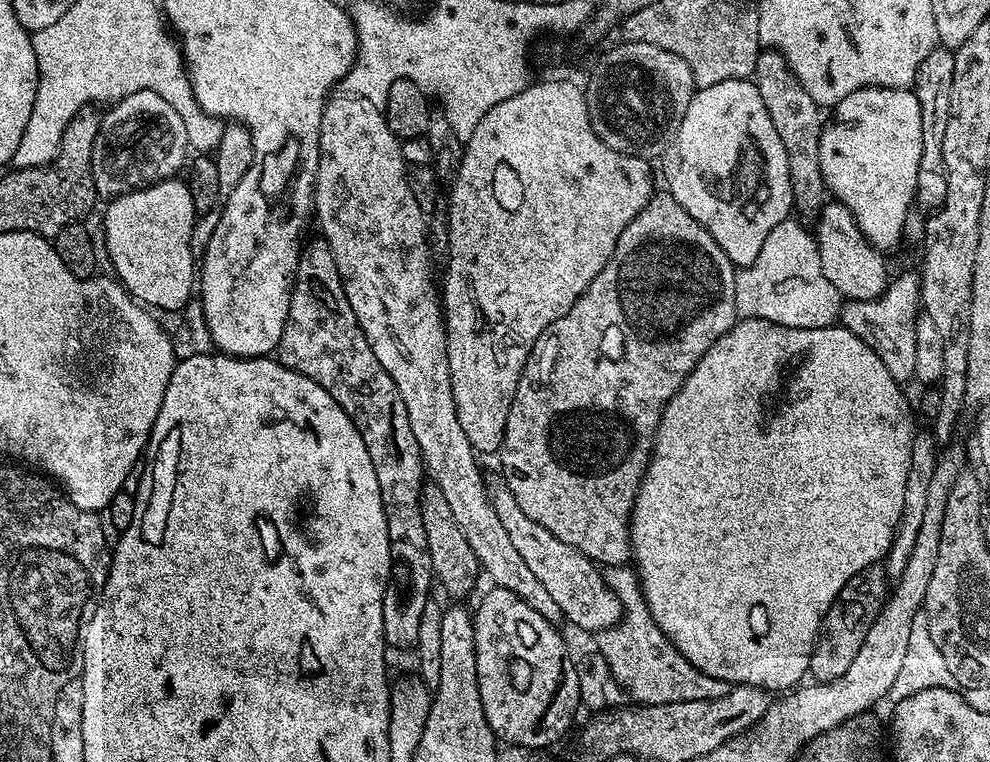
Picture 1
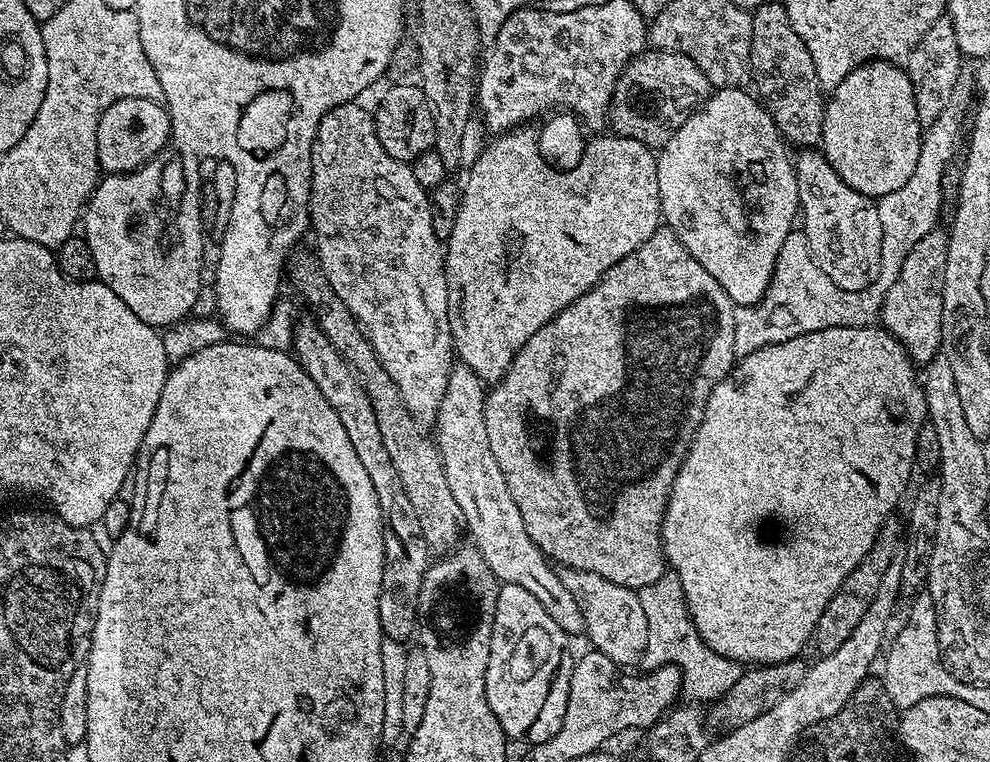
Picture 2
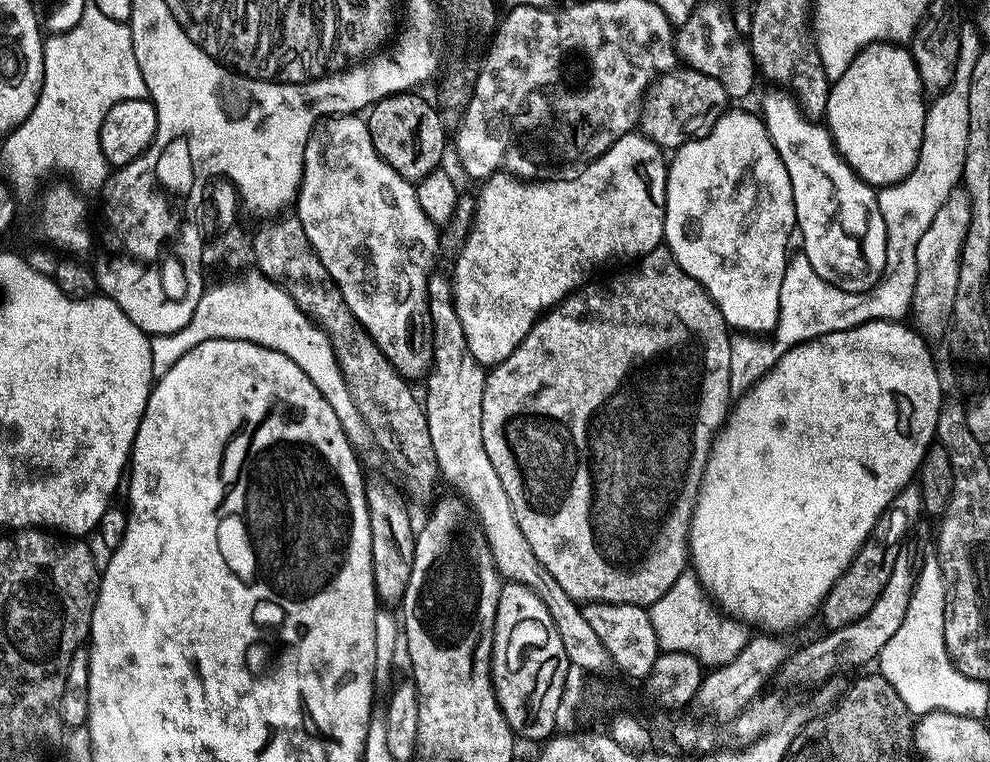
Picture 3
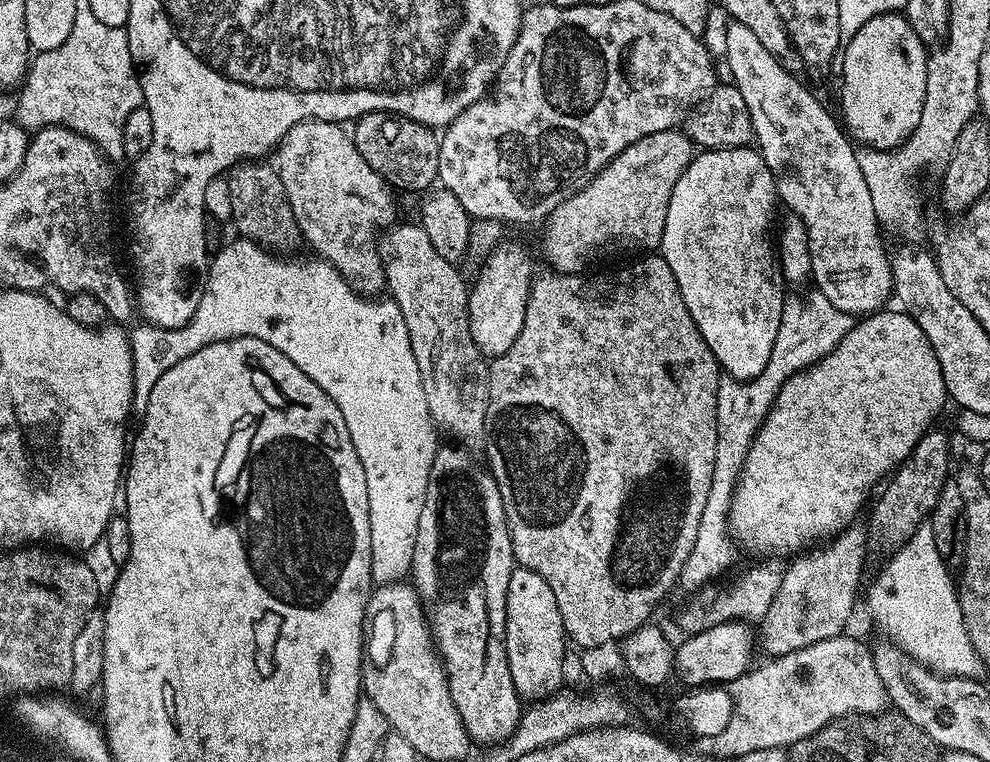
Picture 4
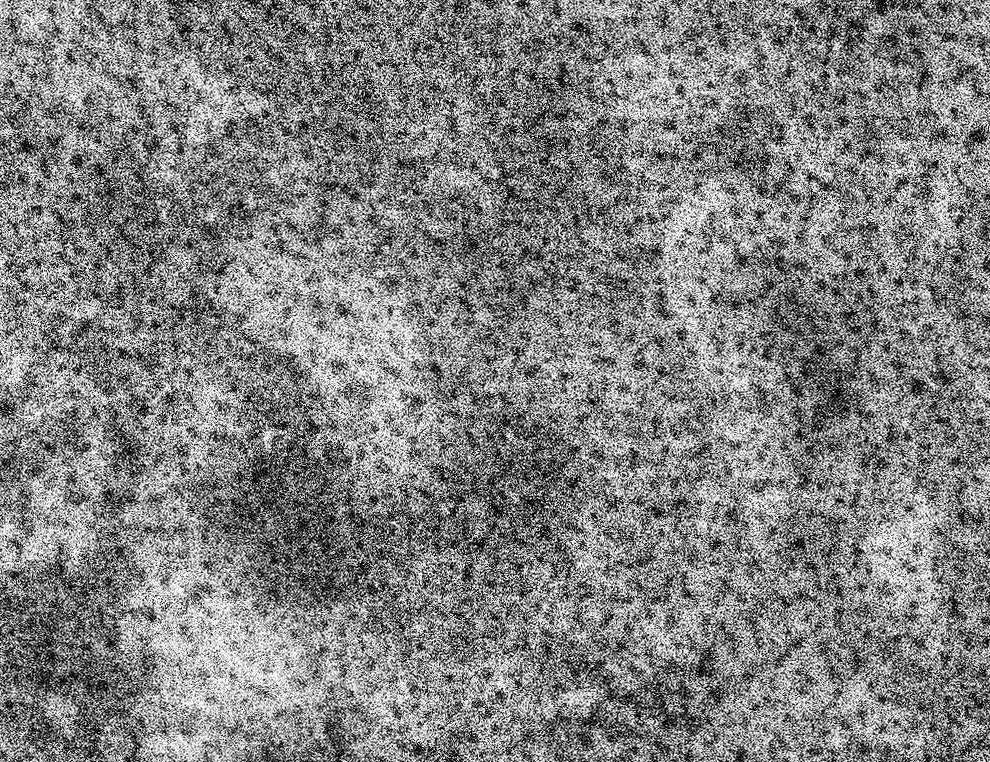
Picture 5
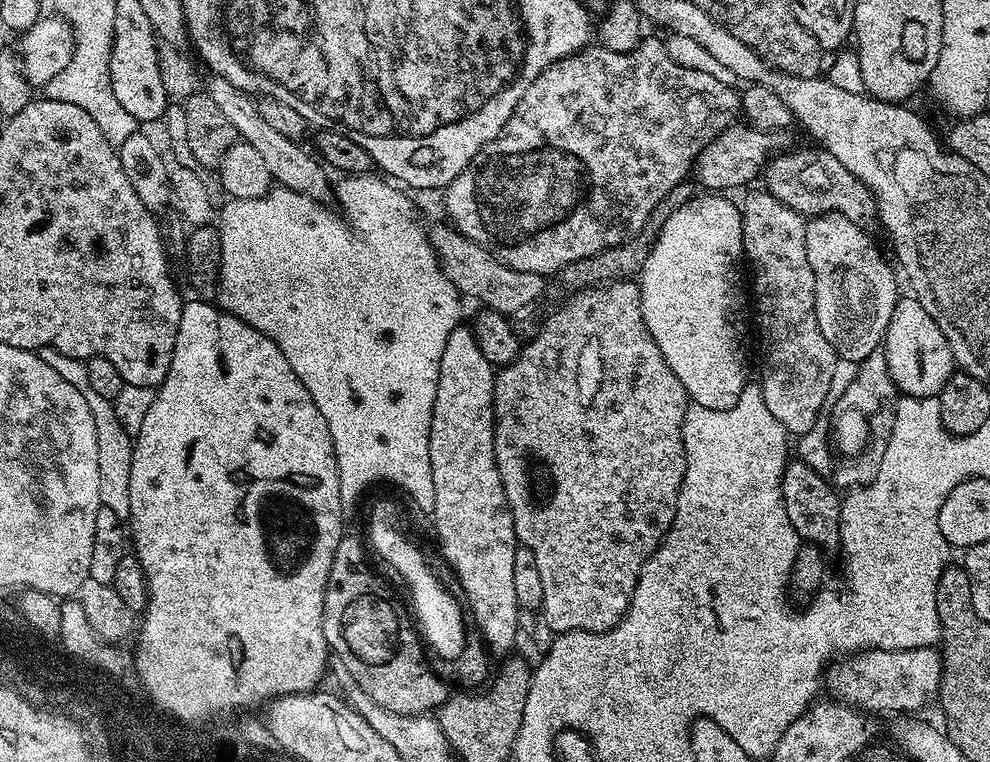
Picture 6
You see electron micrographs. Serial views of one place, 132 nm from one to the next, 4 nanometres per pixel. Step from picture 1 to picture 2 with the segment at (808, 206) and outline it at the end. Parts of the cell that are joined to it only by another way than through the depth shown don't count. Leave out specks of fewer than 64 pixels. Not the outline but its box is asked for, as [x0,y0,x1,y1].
[750,2,826,150]

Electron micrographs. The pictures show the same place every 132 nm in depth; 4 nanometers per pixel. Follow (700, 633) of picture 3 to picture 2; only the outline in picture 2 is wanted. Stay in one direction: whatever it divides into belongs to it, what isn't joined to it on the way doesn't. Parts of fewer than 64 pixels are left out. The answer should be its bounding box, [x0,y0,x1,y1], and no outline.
[638,574,746,702]

